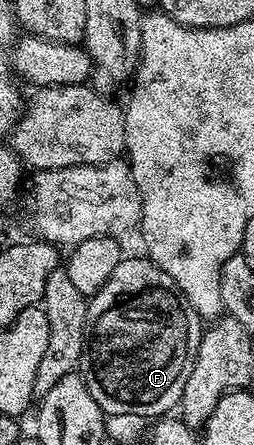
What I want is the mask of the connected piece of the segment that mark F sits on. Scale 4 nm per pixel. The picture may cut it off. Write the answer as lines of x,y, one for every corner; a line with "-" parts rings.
122,257
121,262
115,264
115,272
111,272
107,284
88,299
83,377
91,396
95,396
95,404
99,404
106,415
134,414
146,420
157,420
178,409
183,384
187,384
193,359
197,357
203,322
179,292
175,280
148,257
140,257

